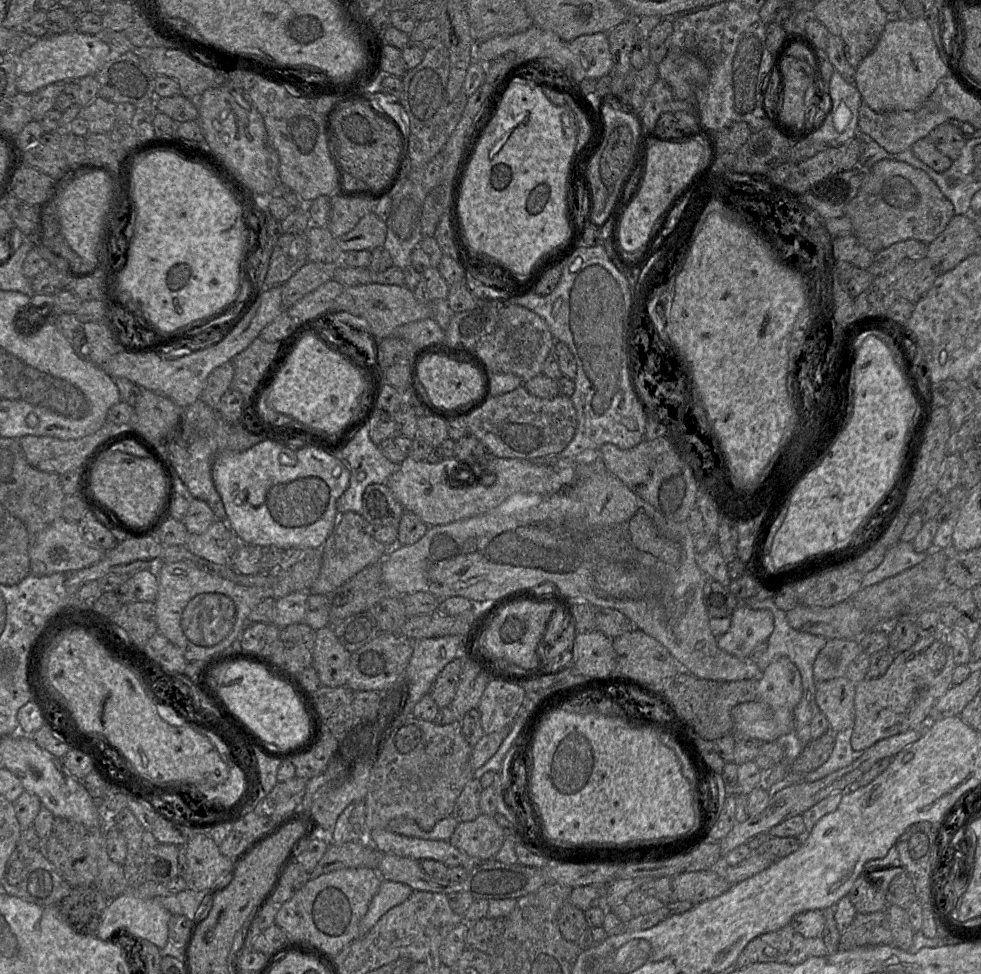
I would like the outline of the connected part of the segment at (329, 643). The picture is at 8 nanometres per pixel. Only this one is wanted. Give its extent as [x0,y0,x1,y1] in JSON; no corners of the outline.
[312,626,351,686]

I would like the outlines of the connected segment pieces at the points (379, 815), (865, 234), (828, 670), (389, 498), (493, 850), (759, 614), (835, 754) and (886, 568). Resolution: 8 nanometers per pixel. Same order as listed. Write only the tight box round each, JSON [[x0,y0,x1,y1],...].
[[364,715,474,832],[844,159,954,253],[813,639,859,682],[361,484,404,527],[449,813,504,858],[717,604,774,658],[802,727,863,782],[862,541,926,587]]

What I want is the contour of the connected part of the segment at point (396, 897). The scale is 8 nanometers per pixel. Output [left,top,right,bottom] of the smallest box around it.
[360,880,413,937]

